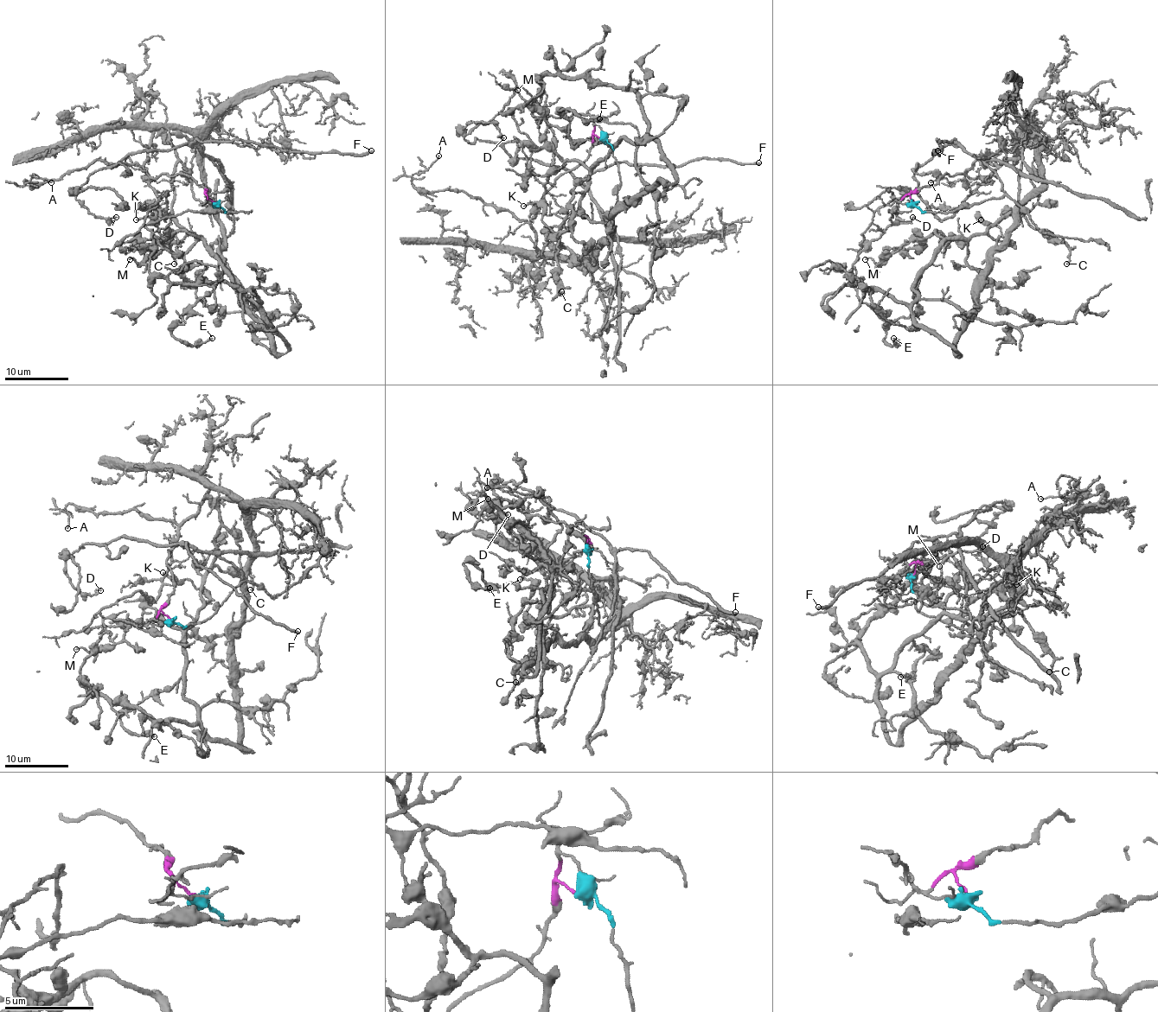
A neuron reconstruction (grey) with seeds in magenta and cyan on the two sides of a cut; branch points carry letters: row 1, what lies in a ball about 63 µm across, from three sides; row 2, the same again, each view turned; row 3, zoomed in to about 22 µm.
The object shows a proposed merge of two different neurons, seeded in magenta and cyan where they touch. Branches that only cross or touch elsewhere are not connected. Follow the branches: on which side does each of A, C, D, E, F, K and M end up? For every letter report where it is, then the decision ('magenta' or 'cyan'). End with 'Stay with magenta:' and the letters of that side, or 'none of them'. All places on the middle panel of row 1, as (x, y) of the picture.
A: at (438, 155); magenta
C: at (561, 291); magenta
D: at (503, 137); cyan
E: at (599, 118); magenta
F: at (758, 162); cyan
K: at (523, 206); magenta
M: at (517, 90); magenta
Stay with magenta: A, C, E, K, M

